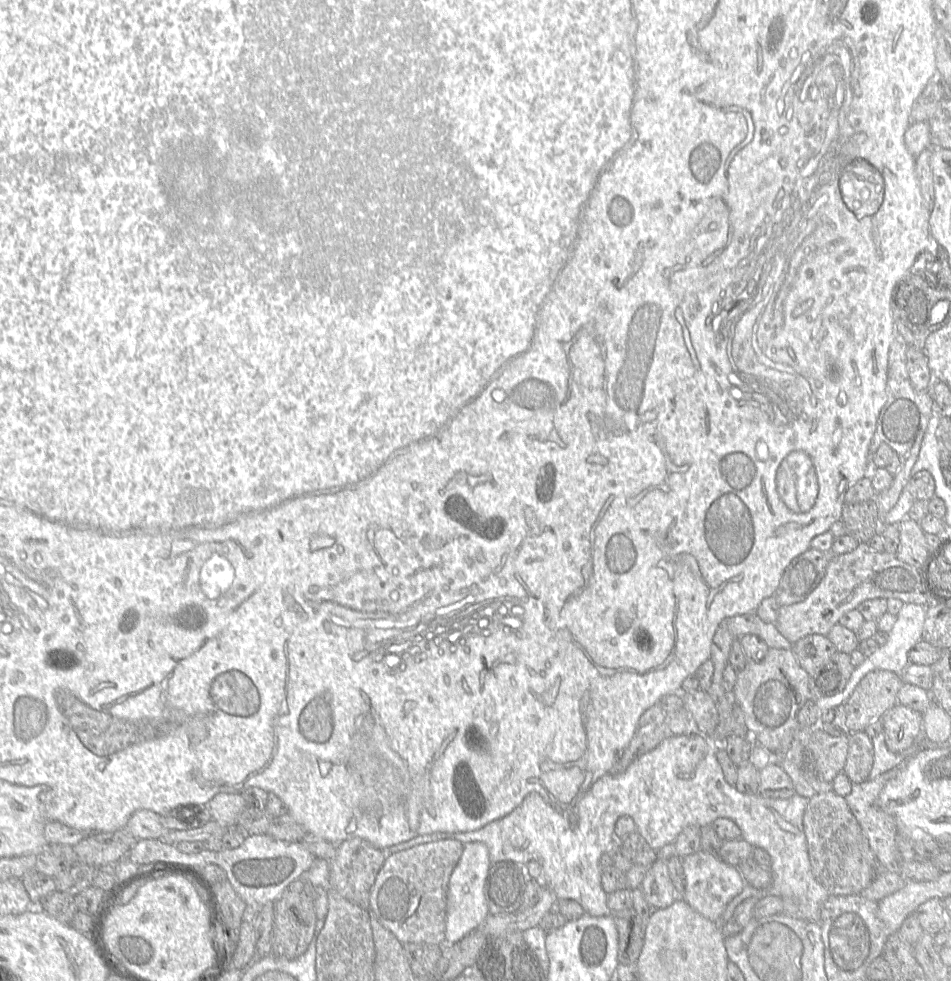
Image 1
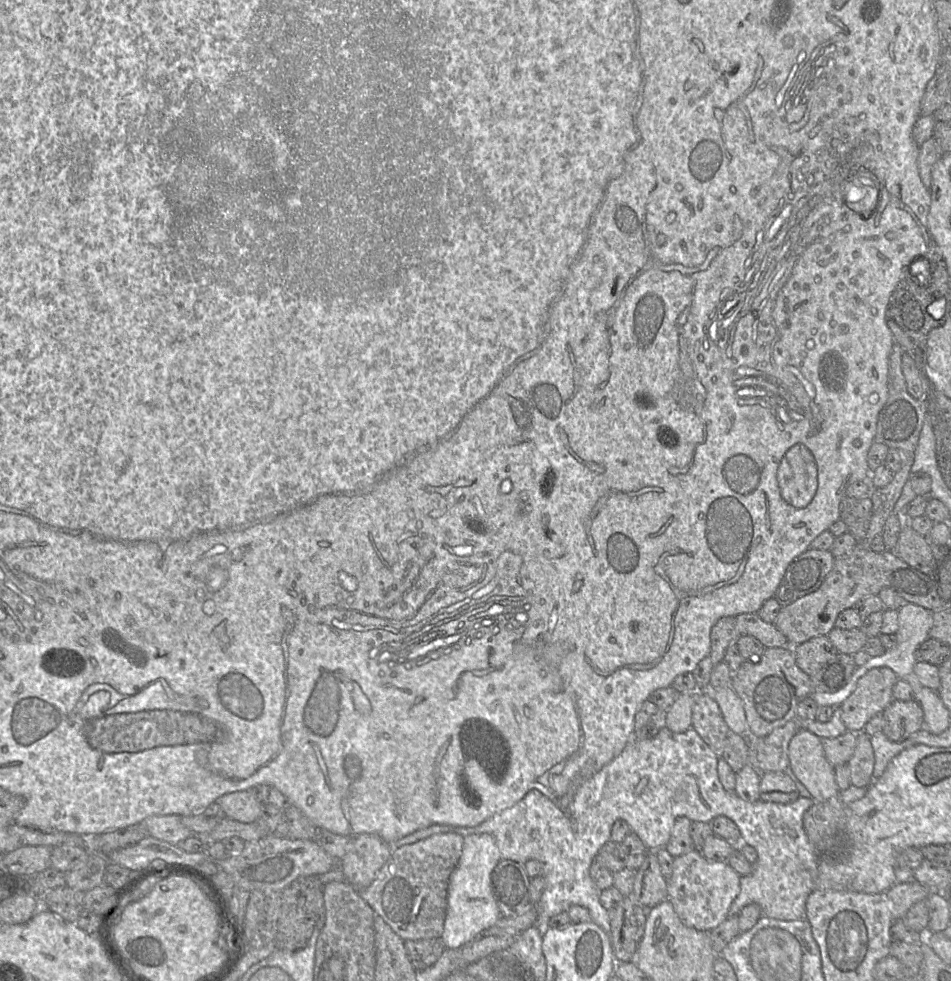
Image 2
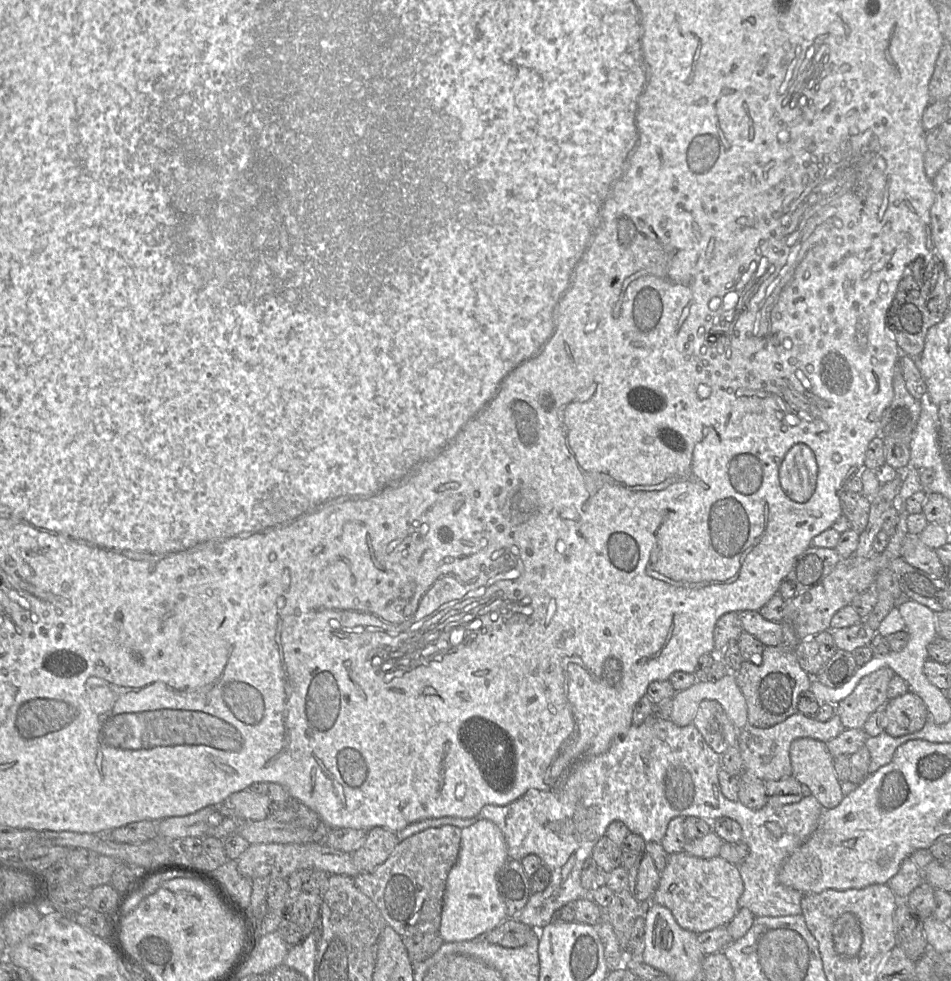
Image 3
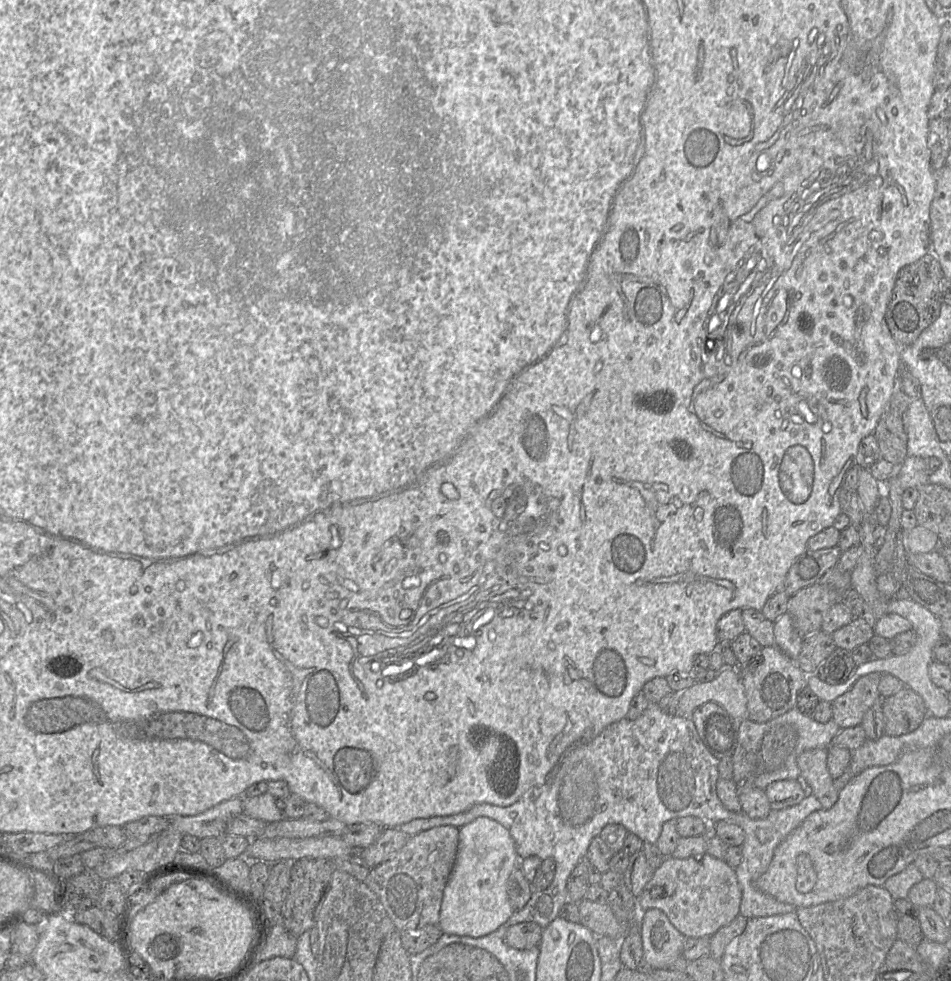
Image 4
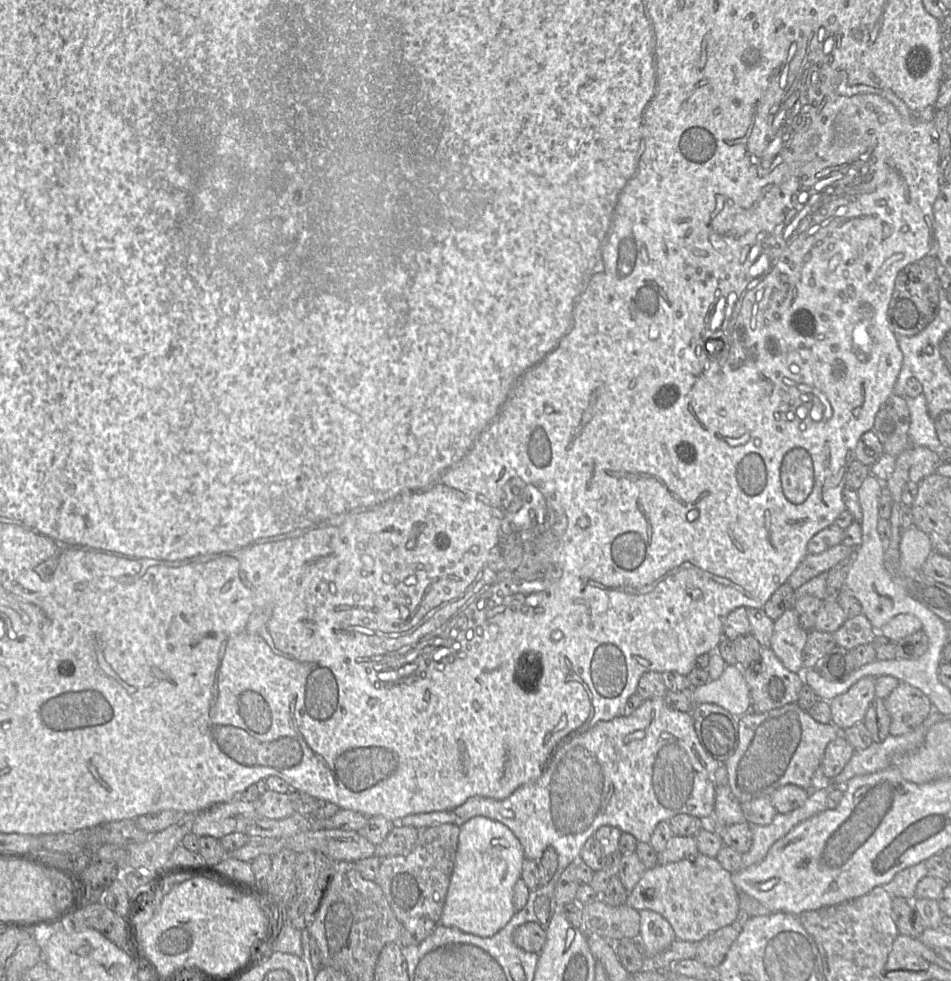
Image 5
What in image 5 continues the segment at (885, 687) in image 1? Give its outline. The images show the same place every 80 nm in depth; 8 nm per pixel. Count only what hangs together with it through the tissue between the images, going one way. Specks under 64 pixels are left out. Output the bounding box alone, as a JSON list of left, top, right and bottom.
[829,677,875,732]

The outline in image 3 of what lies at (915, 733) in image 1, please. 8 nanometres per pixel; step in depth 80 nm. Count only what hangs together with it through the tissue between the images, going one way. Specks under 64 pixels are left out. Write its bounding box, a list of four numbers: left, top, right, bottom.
[882,690,929,737]

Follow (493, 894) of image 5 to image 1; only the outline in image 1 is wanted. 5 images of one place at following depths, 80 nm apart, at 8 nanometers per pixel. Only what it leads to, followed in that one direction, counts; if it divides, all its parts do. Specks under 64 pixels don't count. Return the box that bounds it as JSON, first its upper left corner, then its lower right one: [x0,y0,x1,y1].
[443,842,491,946]

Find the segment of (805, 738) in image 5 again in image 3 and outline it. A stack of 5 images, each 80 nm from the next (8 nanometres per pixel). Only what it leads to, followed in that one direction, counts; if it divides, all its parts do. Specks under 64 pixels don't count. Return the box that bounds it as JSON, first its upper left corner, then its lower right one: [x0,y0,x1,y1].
[738,712,845,780]

